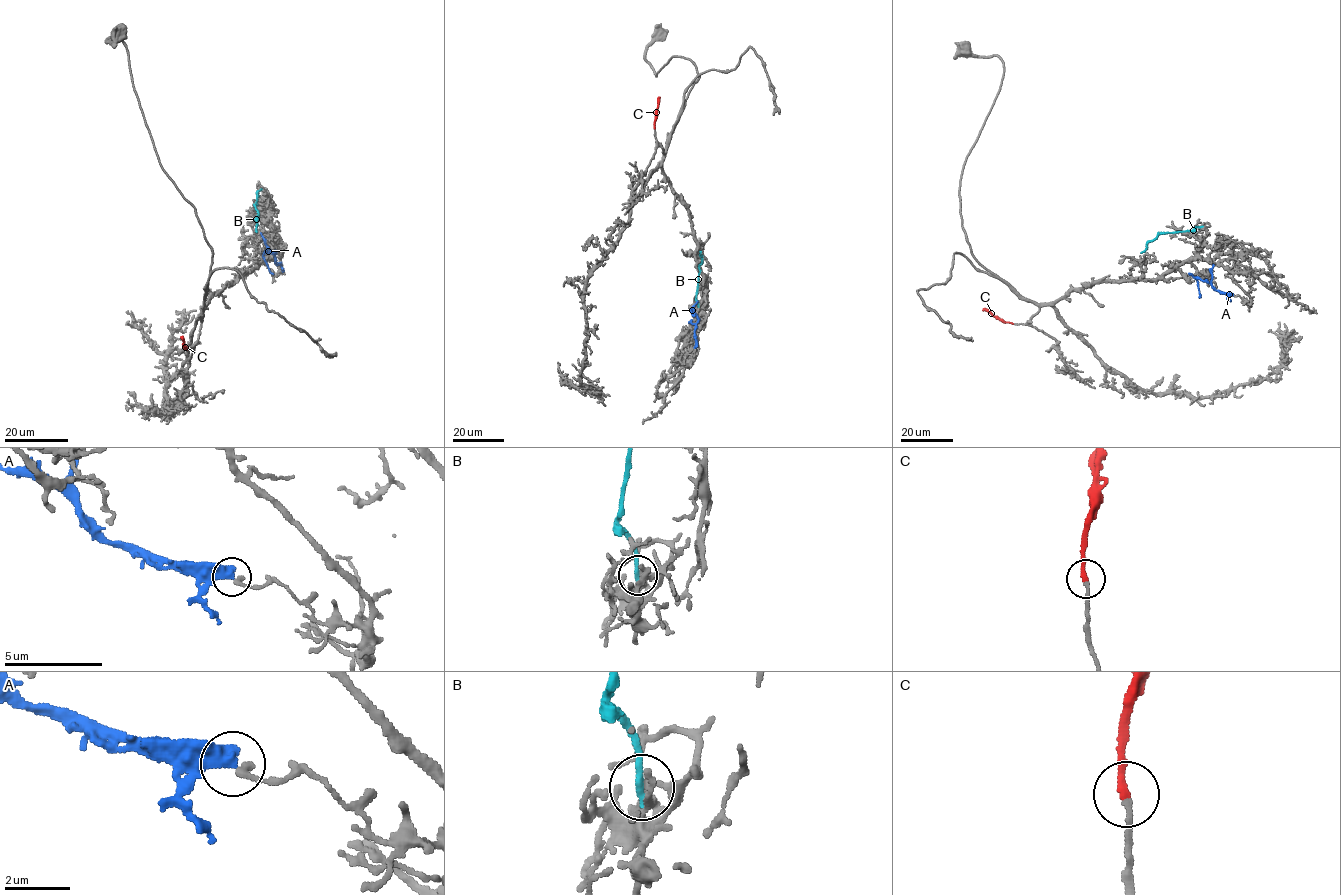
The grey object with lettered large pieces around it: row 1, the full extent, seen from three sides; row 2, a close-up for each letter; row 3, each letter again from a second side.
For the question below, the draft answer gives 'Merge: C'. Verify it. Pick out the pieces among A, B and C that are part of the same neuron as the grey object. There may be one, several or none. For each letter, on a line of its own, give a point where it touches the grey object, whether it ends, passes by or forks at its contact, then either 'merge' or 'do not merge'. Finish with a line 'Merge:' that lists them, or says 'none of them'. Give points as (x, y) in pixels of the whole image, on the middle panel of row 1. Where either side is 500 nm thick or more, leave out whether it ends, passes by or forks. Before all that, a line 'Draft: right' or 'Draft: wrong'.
Draft: right
A: meets grey at (695, 347); it ends there; do not merge
B: meets grey at (698, 305); it ends there; do not merge
C: meets grey at (654, 128); it ends there; merge
Merge: C

